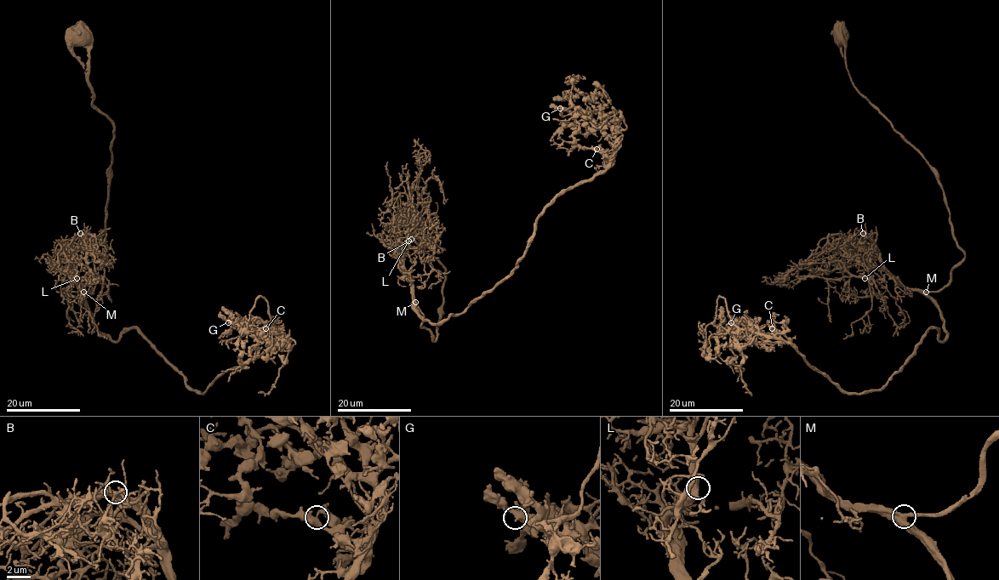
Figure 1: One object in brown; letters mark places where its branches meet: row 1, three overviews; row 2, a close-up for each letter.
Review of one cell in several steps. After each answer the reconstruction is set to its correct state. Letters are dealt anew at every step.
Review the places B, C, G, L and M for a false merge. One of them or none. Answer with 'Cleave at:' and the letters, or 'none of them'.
Cleave at: none of them

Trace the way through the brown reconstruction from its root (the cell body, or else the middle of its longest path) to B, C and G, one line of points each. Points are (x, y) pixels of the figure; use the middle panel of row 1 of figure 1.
B: (410, 214), (424, 248), (444, 268), (433, 341), (403, 267), (411, 239)
C: (410, 214), (444, 268), (433, 341), (415, 303), (438, 323), (501, 283), (536, 218), (609, 162), (596, 148)
G: (410, 214), (444, 268), (433, 341), (415, 303), (431, 323), (461, 313), (614, 154), (560, 108)

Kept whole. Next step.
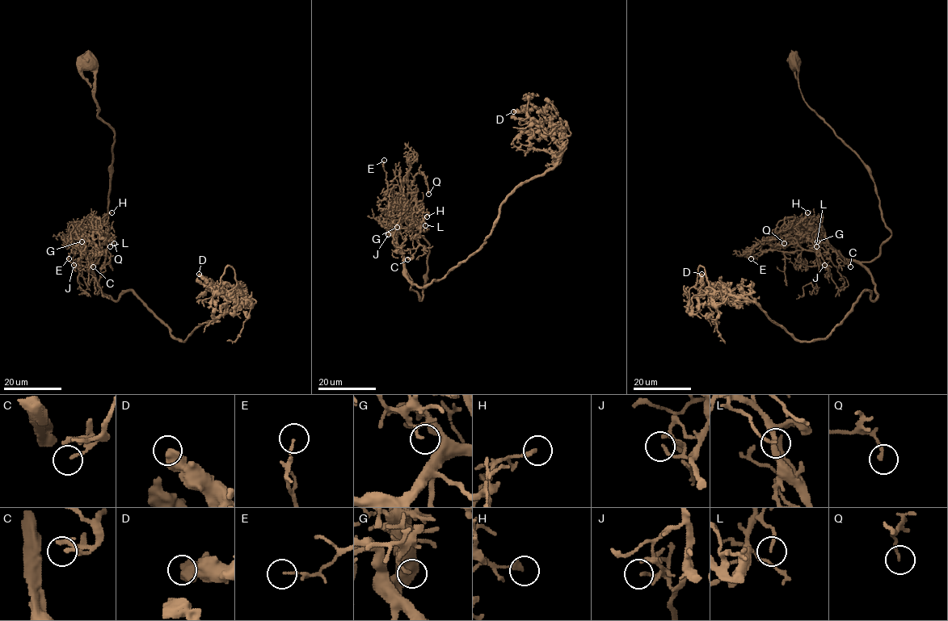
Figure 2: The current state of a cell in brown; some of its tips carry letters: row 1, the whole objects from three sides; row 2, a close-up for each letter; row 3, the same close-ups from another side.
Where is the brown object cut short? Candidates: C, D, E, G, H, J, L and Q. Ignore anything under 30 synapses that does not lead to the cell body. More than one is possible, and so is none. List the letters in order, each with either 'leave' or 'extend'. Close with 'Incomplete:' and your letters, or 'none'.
C: leave
D: leave
E: leave
G: leave
H: leave
J: leave
L: leave
Q: leave
Incomplete: none

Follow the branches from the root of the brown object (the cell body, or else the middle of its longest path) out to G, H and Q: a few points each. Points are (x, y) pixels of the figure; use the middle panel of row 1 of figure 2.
G: (402, 202), (409, 207), (413, 228), (428, 243), (420, 300), (410, 289), (412, 279), (393, 231), (397, 227)
H: (402, 202), (409, 207), (413, 228), (428, 243), (420, 300), (410, 289), (397, 228), (412, 212), (427, 216)
Q: (402, 202), (409, 207), (413, 228), (428, 243), (420, 300), (410, 289), (397, 228), (418, 173), (428, 194)

